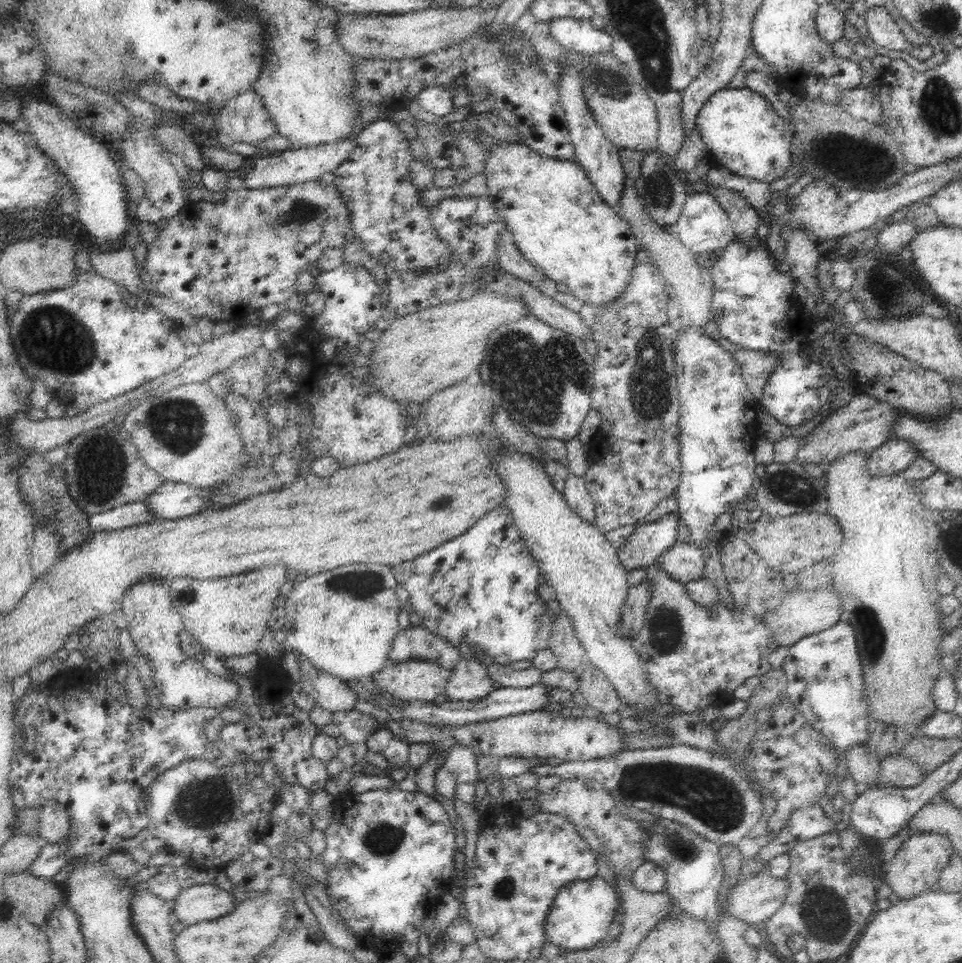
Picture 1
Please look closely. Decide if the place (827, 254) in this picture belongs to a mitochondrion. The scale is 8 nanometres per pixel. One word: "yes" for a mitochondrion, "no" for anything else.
no

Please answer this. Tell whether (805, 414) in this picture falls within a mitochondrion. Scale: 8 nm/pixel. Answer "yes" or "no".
no

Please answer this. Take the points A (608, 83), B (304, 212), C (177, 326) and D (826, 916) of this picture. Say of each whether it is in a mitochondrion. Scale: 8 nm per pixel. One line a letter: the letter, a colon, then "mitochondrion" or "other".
A: mitochondrion
B: mitochondrion
C: other
D: mitochondrion

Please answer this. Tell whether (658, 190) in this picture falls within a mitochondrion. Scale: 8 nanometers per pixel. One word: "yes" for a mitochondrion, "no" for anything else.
yes

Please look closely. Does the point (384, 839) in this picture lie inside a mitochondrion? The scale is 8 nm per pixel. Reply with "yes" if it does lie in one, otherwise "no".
yes

